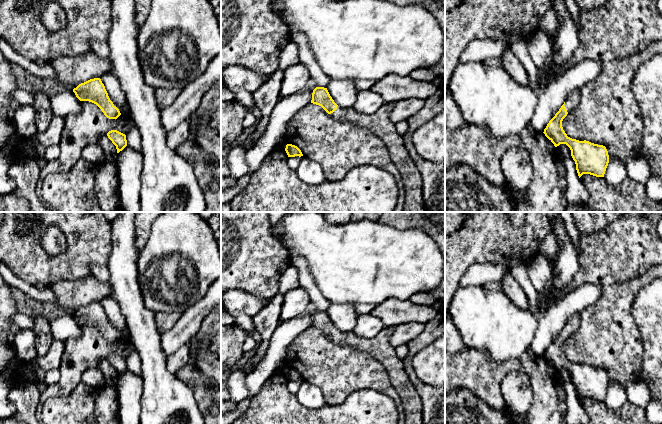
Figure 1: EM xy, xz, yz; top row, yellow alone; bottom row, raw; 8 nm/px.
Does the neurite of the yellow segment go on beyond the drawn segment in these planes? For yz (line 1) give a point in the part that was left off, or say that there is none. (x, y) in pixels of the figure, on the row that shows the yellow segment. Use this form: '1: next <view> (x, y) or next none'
1: next yz (571, 102)

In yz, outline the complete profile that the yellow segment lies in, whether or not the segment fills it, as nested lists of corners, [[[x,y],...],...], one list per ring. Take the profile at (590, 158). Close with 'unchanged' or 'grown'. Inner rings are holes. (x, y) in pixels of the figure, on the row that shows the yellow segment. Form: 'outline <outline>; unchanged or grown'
outline [[[572,91],[559,111],[549,121],[543,133],[555,147],[560,144],[566,144],[570,148],[579,178],[583,174],[604,177],[609,163],[606,147],[586,140],[579,141],[572,139],[567,136],[562,127],[563,119],[577,106],[579,99],[579,91]]]; grown

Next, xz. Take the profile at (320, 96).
outline [[[316,87],[313,90],[311,103],[321,106],[332,118],[368,128],[379,137],[401,175],[405,189],[402,212],[427,212],[423,202],[421,174],[408,153],[403,136],[397,132],[395,123],[390,119],[394,103],[385,103],[372,115],[360,114],[352,107],[339,107],[324,87]]]; grown

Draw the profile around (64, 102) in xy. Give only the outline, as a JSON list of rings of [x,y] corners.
[[[62,90],[50,96],[51,108],[54,116],[66,116],[70,113],[82,111],[81,101],[76,97],[73,90]]]

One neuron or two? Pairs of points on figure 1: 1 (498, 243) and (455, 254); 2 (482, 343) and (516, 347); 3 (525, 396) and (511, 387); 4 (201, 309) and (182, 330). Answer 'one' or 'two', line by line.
1: one
2: one
3: one
4: one

